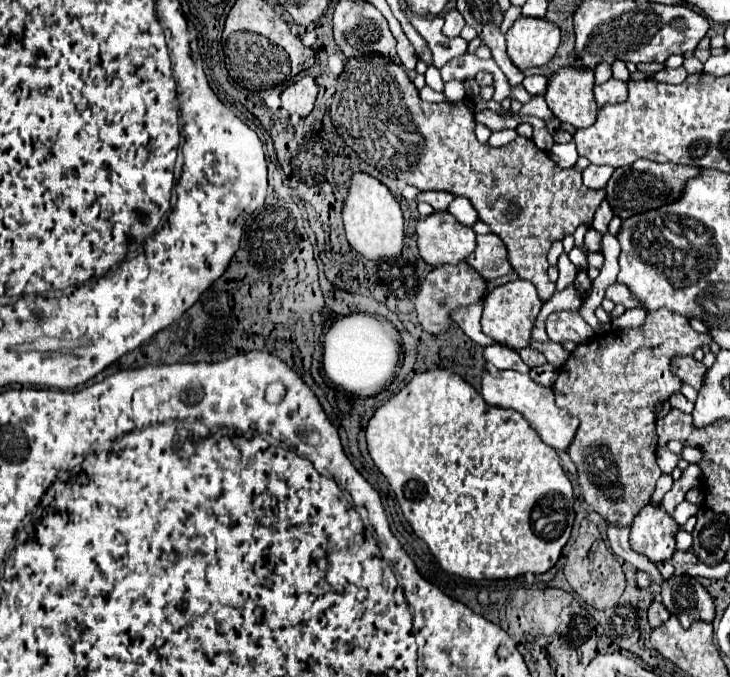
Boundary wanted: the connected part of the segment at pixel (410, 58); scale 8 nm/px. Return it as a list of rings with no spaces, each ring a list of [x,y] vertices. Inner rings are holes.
[[[398,42],[396,44],[396,52],[398,52],[398,58],[400,58],[400,64],[406,68],[406,70],[414,70],[416,66],[416,56],[414,56],[414,46],[408,42]]]

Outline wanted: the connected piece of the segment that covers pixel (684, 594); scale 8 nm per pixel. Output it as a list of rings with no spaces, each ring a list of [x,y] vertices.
[[[680,574],[672,576],[662,584],[662,604],[664,608],[680,620],[684,628],[692,622],[712,622],[714,620],[714,600],[698,578]]]

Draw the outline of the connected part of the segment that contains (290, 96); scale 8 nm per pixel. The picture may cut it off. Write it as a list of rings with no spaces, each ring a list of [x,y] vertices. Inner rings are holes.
[[[302,76],[298,82],[288,86],[280,98],[282,98],[282,108],[288,110],[290,114],[308,116],[314,108],[316,96],[318,96],[318,86],[314,78]]]

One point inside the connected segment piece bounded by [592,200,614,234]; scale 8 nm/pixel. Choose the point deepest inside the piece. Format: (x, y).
(604, 215)

